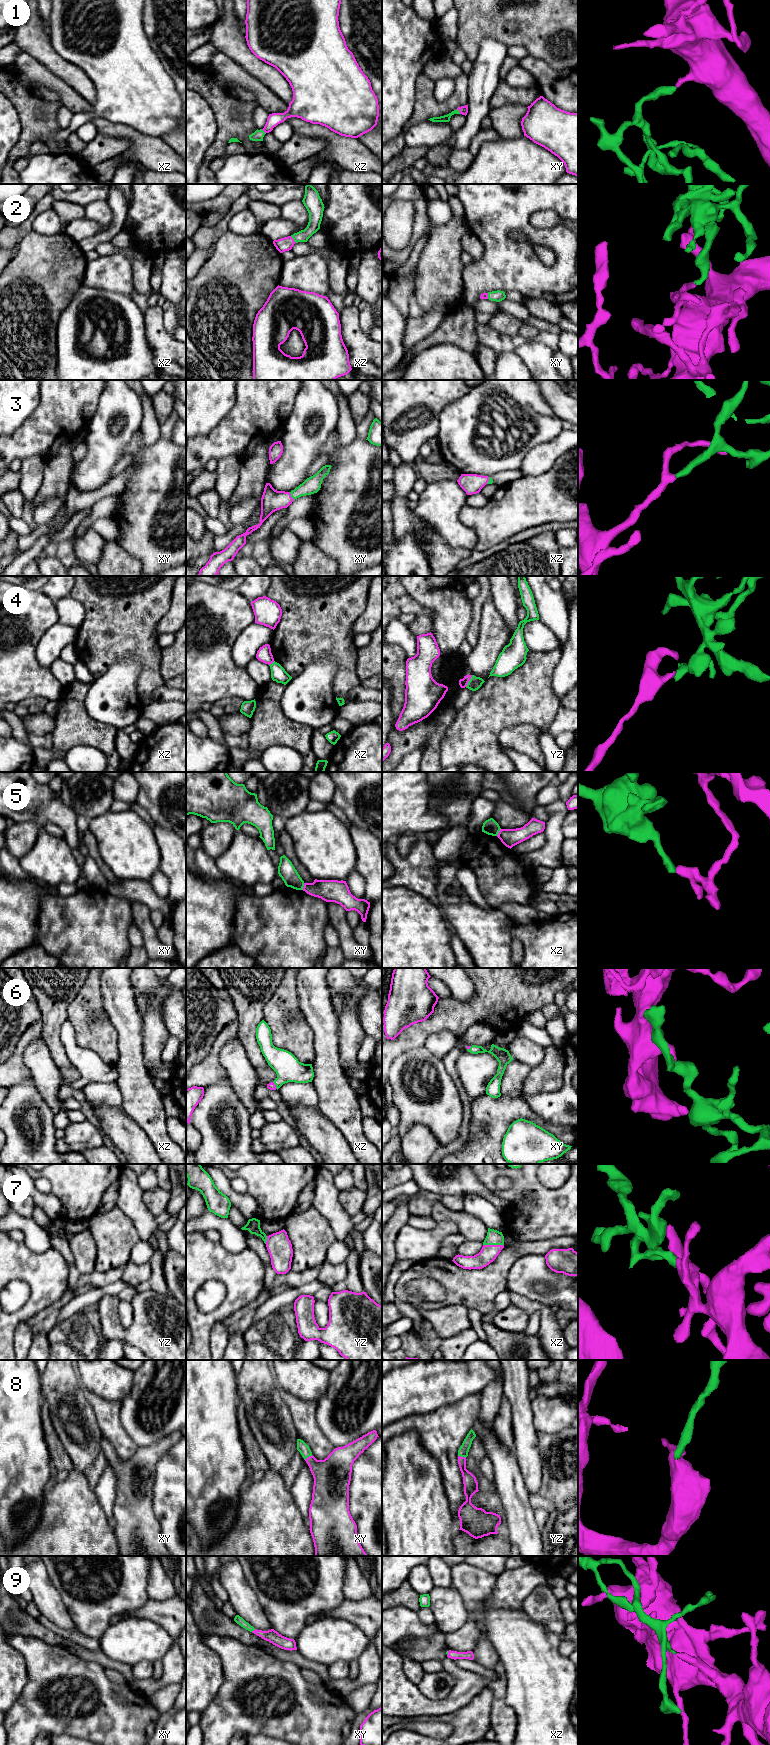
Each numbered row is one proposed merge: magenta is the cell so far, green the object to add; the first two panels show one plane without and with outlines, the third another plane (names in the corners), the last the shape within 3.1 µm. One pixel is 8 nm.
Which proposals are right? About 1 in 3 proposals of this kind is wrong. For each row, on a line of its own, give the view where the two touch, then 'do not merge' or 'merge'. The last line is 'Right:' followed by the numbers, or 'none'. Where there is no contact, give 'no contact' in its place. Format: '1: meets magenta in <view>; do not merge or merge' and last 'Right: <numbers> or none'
1: meets magenta in xy; merge
2: meets magenta in xz; merge
3: meets magenta in xy; merge
4: meets magenta in yz; do not merge
5: meets magenta in xz; do not merge
6: meets magenta in xz; merge
7: meets magenta in xz; merge
8: meets magenta in xy; merge
9: meets magenta in xy; merge
Right: 1, 2, 3, 6, 7, 8, 9

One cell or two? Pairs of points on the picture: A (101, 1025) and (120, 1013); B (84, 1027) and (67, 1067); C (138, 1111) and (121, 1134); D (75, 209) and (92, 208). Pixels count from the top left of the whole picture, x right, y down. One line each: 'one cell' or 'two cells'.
A: two cells
B: two cells
C: two cells
D: two cells

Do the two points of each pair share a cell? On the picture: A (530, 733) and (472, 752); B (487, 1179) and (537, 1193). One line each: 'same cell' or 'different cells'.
A: different cells
B: same cell

